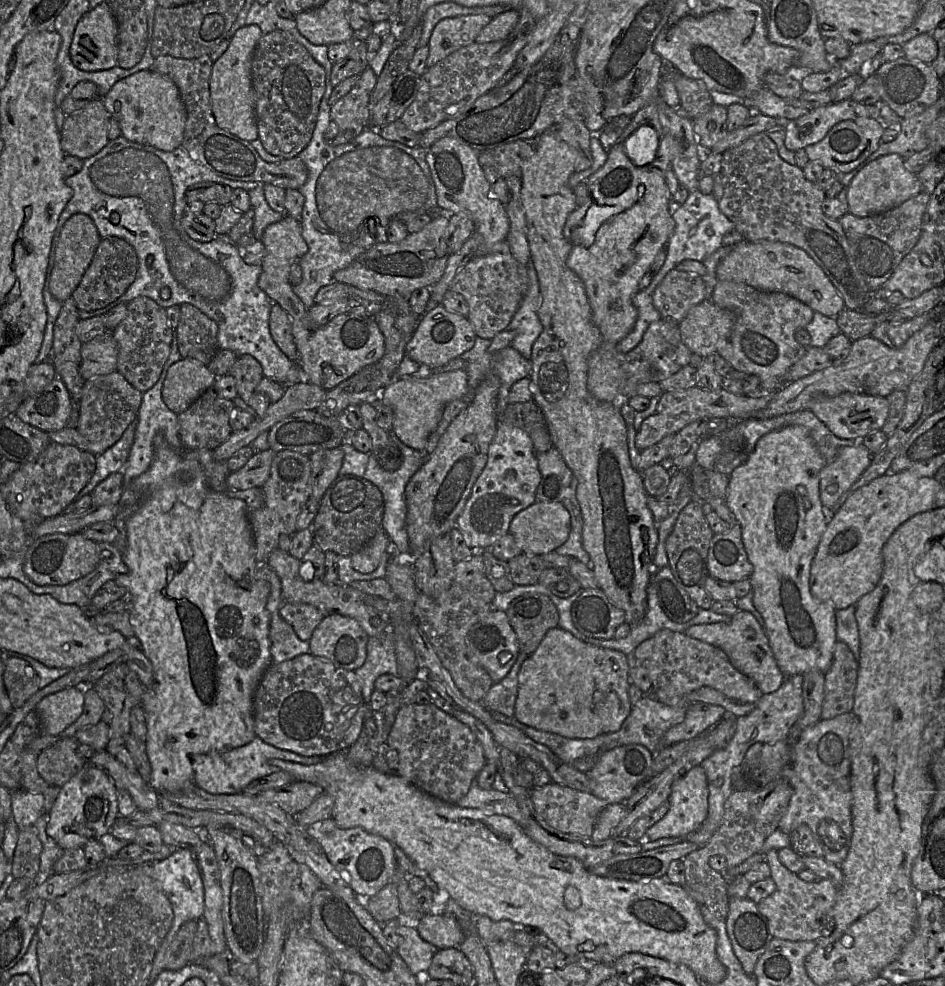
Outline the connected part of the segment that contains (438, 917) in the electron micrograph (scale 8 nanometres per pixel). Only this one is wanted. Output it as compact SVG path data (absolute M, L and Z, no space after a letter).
M442 911L423 914L414 924L421 938L438 949L458 947L464 939L458 920Z

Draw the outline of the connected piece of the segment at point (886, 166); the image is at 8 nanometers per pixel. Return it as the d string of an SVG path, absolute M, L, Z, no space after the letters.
M887 154L866 164L847 186L847 212L857 217L867 217L888 211L922 192L916 174L904 166L904 158L898 154Z

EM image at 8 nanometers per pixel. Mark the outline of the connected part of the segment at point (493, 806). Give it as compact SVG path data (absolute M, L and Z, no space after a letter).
M475 779L468 793L456 805L462 808L479 809L487 814L507 816L522 826L522 813L516 800L509 792L482 789Z

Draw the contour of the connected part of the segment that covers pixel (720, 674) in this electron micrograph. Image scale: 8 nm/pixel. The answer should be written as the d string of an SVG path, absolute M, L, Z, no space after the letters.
M662 629L640 643L633 655L648 672L656 699L670 707L688 708L686 695L706 686L747 703L756 703L763 695L750 678L731 664L720 648L685 633Z

